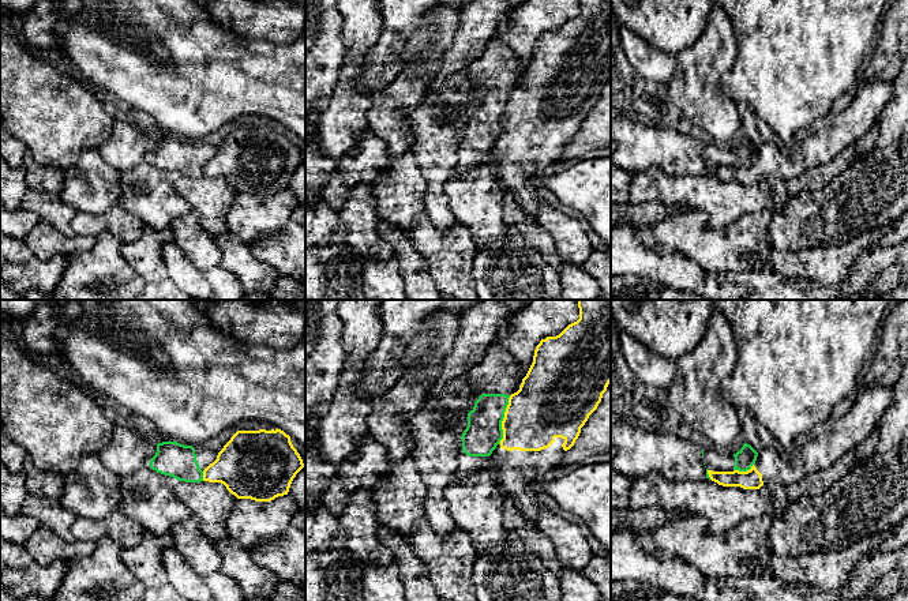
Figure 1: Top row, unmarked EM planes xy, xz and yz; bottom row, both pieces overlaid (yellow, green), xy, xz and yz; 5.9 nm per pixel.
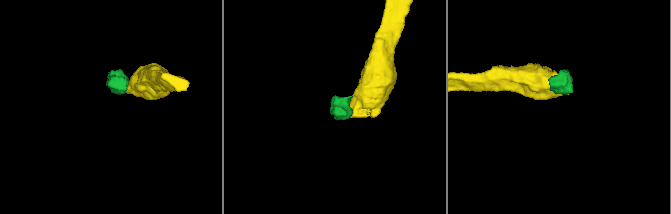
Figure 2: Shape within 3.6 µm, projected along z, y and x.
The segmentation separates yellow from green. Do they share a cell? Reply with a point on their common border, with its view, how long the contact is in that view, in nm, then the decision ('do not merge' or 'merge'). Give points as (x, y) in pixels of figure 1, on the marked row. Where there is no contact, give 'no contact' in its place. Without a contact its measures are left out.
contact xz (503, 420); length 300 nm; do not merge

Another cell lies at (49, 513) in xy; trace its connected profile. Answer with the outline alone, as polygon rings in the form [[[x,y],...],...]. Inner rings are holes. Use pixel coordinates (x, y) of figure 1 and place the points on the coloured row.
[[[27,493],[20,514],[38,521],[61,540],[71,544],[74,541],[71,527],[76,515],[61,506],[60,500],[49,496]]]

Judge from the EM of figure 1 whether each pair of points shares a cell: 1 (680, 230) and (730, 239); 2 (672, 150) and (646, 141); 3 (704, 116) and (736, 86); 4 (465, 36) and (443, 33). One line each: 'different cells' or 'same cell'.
1: same cell
2: same cell
3: different cells
4: different cells

